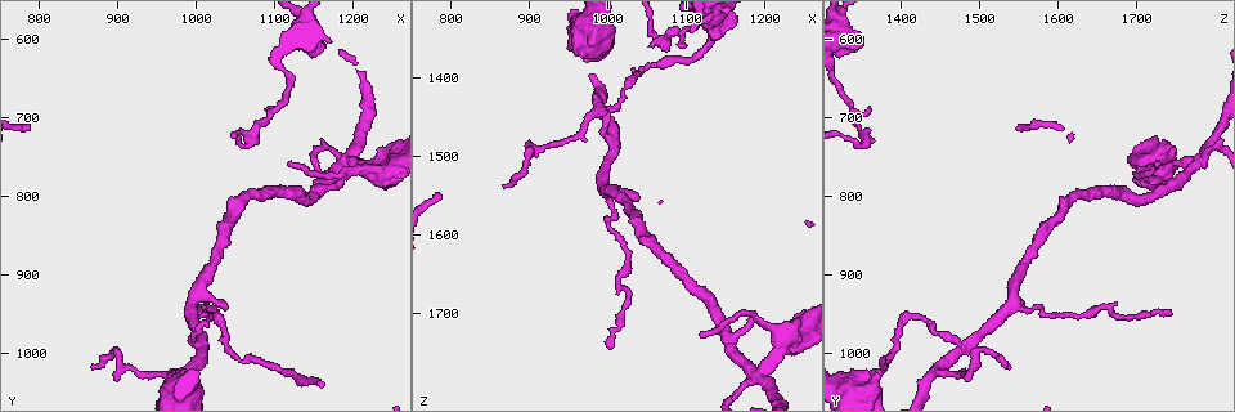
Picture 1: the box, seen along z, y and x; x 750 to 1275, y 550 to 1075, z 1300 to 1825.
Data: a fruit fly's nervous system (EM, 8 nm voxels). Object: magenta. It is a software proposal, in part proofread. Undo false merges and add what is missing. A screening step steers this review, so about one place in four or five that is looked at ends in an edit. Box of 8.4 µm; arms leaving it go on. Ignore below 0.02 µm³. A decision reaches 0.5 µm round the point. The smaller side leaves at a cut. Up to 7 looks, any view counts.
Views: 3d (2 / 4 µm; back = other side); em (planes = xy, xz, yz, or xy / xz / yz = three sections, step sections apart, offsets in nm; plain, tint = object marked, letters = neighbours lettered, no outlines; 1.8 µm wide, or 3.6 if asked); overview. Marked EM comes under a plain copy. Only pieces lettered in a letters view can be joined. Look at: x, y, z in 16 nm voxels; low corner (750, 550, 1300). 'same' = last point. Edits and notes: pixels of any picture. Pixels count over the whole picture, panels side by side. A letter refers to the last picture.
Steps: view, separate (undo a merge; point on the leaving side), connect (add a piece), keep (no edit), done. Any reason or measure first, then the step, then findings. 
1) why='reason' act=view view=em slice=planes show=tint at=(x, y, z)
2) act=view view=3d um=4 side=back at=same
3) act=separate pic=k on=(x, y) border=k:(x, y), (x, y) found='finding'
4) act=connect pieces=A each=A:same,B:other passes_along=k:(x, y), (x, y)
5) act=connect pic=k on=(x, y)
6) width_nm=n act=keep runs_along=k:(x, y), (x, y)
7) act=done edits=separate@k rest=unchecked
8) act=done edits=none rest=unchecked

why='abrupt turn' act=view view=em slice=planes show=letters at=(1070, 735, 1355)

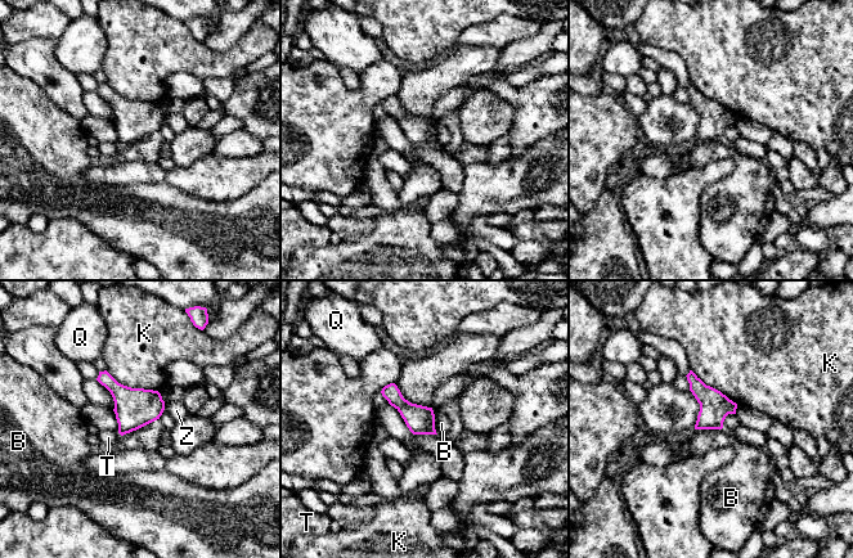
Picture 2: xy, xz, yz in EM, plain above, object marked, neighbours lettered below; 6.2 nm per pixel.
width_nm=180 act=keep each=B:other,K:other,Q:other,T:other,Z:other border=2:(158, 418), (121, 436) found='all the same neuron'

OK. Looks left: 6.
why='thin arm on a thick one' act=view view=3d um=2 at=(1195, 760, 1770)

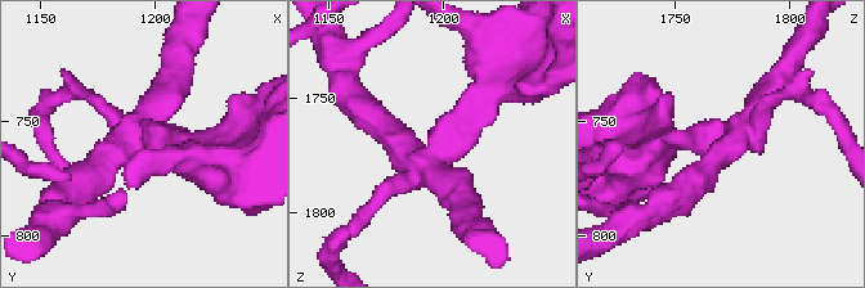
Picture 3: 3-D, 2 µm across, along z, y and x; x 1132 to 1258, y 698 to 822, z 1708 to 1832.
act=view view=em um=3.6 slice=planes show=letters at=(1199, 760, 1772)

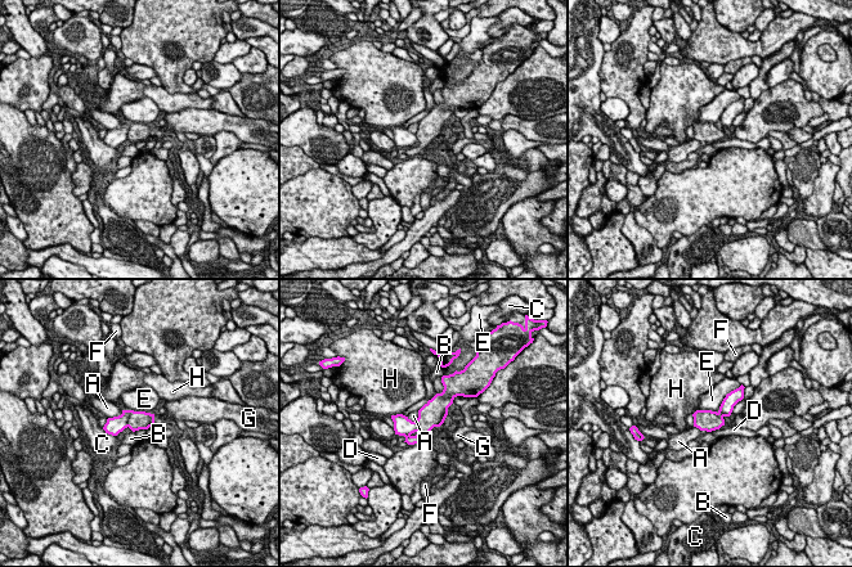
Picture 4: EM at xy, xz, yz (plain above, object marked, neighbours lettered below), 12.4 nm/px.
width_nm=240 act=separate pic=4 on=(138, 421) each=A:other,B:other,C:other,D:other,E:other,F:other,G:other,H:other border=4:(130, 410), (126, 426) found='a second neuron is stuck on'

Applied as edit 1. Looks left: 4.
act=done edits=separate@4 rest=unchecked

